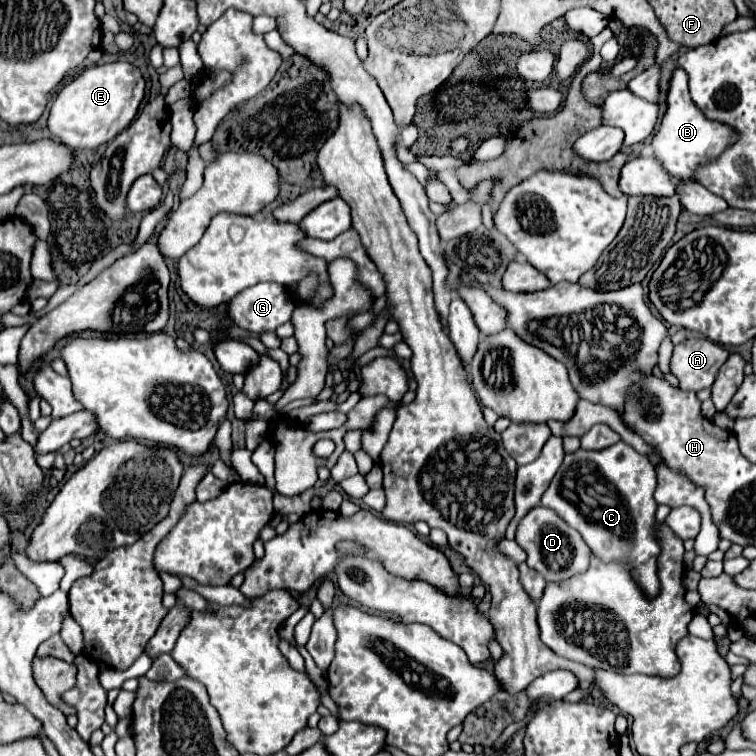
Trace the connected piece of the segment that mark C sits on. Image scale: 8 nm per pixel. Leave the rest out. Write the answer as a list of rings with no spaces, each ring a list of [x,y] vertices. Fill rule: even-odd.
[[[626,442],[606,450],[578,450],[566,454],[560,470],[544,492],[540,506],[552,508],[566,524],[576,528],[594,556],[602,562],[626,564],[640,590],[650,598],[660,592],[658,556],[660,540],[656,536],[656,470],[644,454],[638,454]]]

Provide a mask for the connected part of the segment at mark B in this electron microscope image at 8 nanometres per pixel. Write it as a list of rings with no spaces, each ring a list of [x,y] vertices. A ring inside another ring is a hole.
[[[676,68],[670,78],[670,86],[668,86],[668,94],[666,94],[666,112],[660,120],[658,132],[652,136],[652,142],[650,142],[654,156],[662,162],[662,166],[672,176],[690,180],[690,178],[694,178],[694,168],[698,164],[706,164],[708,160],[714,160],[734,140],[736,140],[736,136],[732,134],[730,128],[704,118],[704,114],[696,108],[696,104],[690,98],[688,74],[682,68]]]

